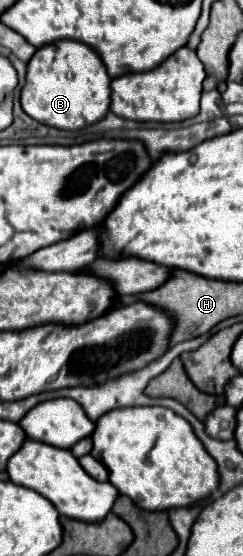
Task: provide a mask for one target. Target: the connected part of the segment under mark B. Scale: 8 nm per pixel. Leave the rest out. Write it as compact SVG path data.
M60 39L38 47L32 61L28 61L20 101L24 113L44 125L56 129L82 129L108 113L110 77L94 49L72 39Z

